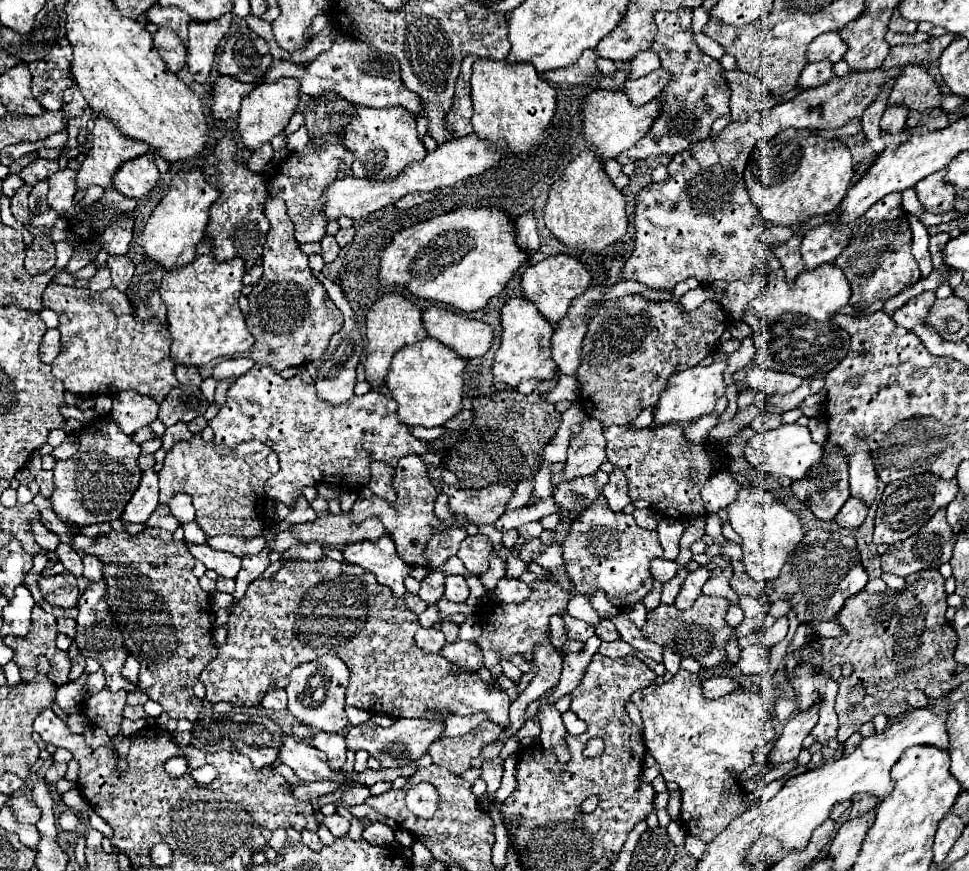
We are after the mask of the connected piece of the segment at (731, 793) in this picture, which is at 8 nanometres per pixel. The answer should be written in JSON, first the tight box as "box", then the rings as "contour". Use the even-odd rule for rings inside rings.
{"box":[632,669,774,843],"contour":[[[680,669],[670,681],[640,689],[632,695],[632,701],[642,713],[644,719],[644,739],[648,753],[656,759],[660,765],[660,773],[664,779],[676,781],[682,787],[682,813],[680,813],[680,825],[690,835],[696,835],[710,843],[722,829],[728,827],[728,823],[746,811],[757,801],[748,801],[745,793],[740,791],[738,775],[752,765],[752,751],[768,741],[774,739],[774,727],[772,727],[772,715],[764,701],[748,691],[734,691],[720,699],[706,699],[702,695],[700,677],[694,673],[688,673]]]}

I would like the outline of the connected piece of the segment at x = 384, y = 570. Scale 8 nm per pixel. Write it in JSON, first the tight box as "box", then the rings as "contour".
{"box":[344,535,412,597],"contour":[[[386,535],[380,541],[358,541],[344,547],[344,559],[352,565],[360,565],[362,569],[376,575],[380,585],[392,589],[396,597],[406,593],[404,577],[410,575],[412,567],[408,567],[396,553],[392,539]]]}

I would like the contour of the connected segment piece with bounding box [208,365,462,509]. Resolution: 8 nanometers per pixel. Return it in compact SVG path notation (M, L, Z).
M254 365L252 371L248 371L246 375L238 377L232 383L232 387L226 393L226 405L220 407L218 415L212 421L208 421L208 425L214 431L212 443L216 443L216 445L236 447L244 441L258 439L258 441L266 443L268 447L272 447L278 453L280 471L266 481L264 491L274 501L284 503L286 507L292 509L296 499L302 495L304 487L316 487L320 483L328 483L331 486L344 485L340 487L344 489L359 490L368 485L368 481L370 481L370 463L372 461L384 461L390 467L394 467L398 463L398 459L402 459L404 455L410 455L410 453L424 455L432 449L448 451L448 447L454 447L462 439L460 431L452 431L452 433L444 435L442 439L420 441L408 431L408 427L404 427L398 421L396 409L398 409L398 405L380 391L368 391L366 395L360 395L360 397L354 395L350 401L346 401L342 405L322 403L316 397L312 377L304 367L300 367L292 379L284 379L274 367Z

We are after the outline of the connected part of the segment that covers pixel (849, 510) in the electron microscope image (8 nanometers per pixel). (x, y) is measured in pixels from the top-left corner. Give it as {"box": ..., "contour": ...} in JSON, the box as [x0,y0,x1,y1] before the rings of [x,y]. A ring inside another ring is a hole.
{"box":[834,497,868,529],"contour":[[[850,497],[850,499],[844,503],[844,507],[840,509],[840,513],[834,517],[834,521],[836,521],[840,527],[856,529],[856,527],[860,527],[860,523],[866,519],[866,513],[868,513],[868,507],[866,507],[860,499]]]}

